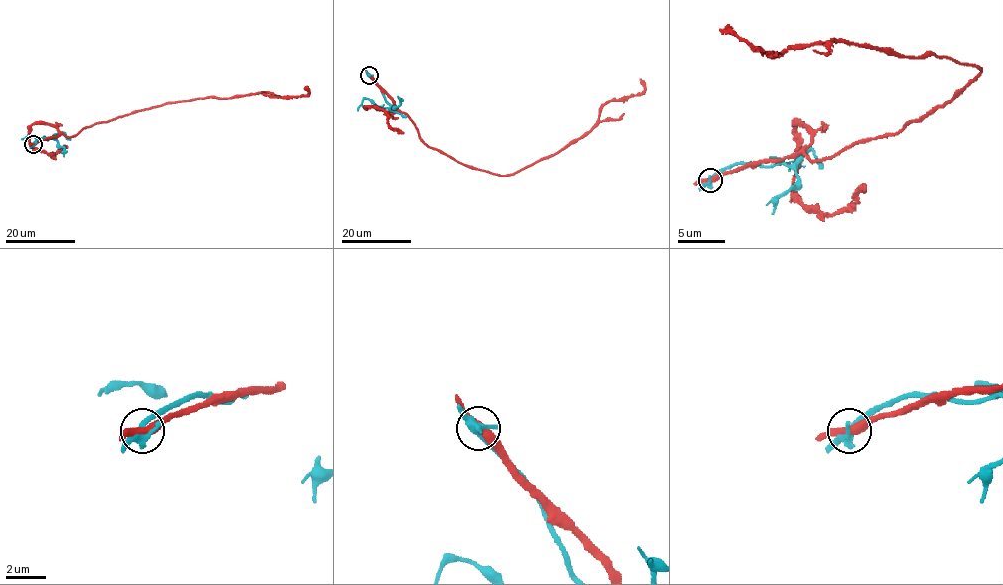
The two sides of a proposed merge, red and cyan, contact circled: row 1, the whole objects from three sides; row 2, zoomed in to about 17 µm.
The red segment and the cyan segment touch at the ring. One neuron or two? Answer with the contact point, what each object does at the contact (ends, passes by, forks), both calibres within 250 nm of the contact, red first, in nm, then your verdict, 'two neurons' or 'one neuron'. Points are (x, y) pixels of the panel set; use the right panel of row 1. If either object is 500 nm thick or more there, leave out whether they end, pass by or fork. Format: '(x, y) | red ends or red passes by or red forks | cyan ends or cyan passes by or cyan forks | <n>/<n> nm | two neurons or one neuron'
(710, 180) | red passes by | cyan passes by | 360/400 nm | two neurons

